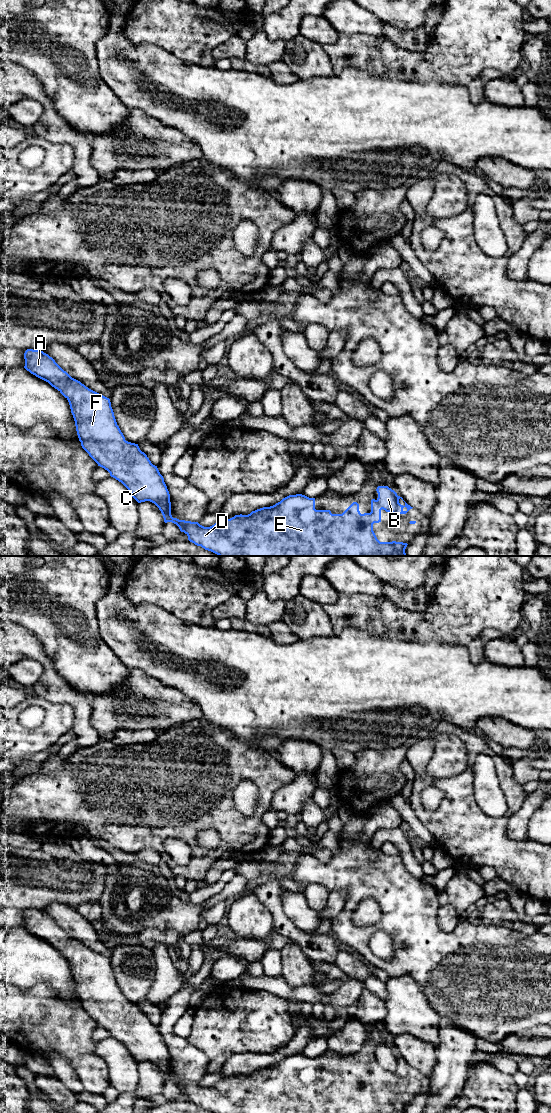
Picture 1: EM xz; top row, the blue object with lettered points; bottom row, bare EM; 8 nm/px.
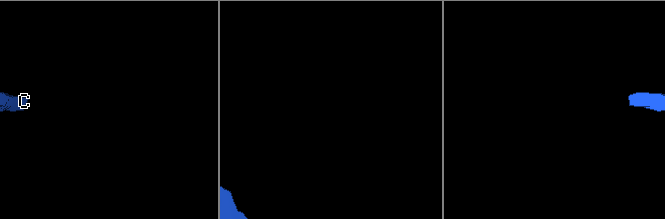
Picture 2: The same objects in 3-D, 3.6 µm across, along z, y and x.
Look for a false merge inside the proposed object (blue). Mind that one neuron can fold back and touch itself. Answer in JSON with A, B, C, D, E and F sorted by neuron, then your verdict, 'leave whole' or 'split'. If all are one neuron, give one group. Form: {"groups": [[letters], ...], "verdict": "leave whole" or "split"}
{"groups": [["A", "B", "C", "D", "E", "F"]], "verdict": "leave whole"}

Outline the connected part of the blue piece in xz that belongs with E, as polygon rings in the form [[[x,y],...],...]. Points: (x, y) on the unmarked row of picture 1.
[[[27,909],[24,919],[27,931],[48,942],[68,960],[81,1006],[98,1026],[121,1042],[138,1063],[154,1063],[161,1071],[164,1082],[176,1084],[195,1105],[213,1113],[405,1113],[407,1103],[380,1102],[373,1091],[373,1084],[381,1082],[382,1069],[393,1074],[406,1074],[413,1068],[388,1046],[377,1047],[378,1058],[371,1060],[371,1072],[364,1074],[360,1073],[357,1062],[353,1062],[342,1074],[316,1070],[315,1058],[296,1054],[248,1075],[240,1074],[219,1080],[210,1087],[173,1078],[170,1054],[163,1036],[138,1004],[125,1000],[117,985],[110,959],[72,938],[43,911]]]

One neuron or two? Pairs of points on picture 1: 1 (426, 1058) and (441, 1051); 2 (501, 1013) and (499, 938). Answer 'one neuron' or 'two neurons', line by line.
1: two neurons
2: one neuron

